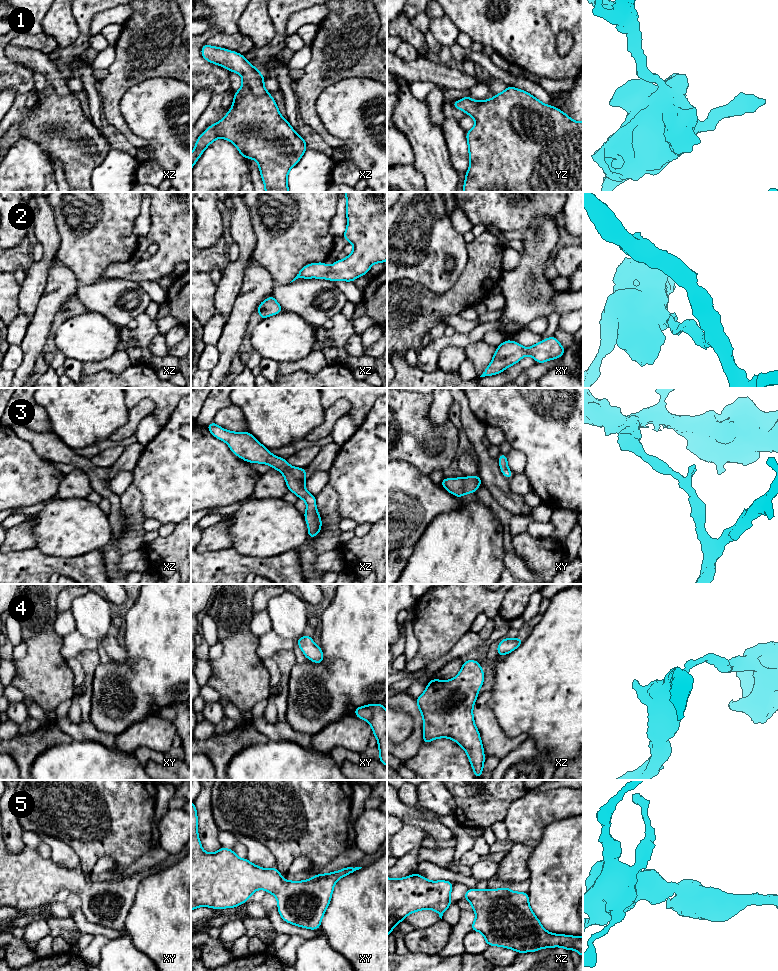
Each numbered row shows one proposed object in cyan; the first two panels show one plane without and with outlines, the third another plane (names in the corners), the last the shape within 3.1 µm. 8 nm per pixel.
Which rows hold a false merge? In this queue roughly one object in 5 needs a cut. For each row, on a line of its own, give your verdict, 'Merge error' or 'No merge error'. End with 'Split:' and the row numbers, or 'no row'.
1: No merge error
2: No merge error
3: No merge error
4: No merge error
5: No merge error
Split: no row

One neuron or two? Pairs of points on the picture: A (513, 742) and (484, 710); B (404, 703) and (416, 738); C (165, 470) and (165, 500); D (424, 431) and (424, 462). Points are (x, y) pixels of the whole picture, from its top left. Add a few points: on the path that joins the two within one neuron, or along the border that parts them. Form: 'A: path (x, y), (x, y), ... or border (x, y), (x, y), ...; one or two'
A: path (503, 740), (485, 720); one
B: path (413, 712), (417, 716), (417, 729); one
C: path (165, 477), (165, 493); one
D: path (417, 439), (417, 454); one

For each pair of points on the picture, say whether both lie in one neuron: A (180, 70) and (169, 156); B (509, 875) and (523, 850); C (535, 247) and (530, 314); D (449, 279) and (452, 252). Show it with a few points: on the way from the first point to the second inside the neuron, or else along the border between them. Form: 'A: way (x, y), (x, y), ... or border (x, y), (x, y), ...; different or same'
A: border (156, 77), (172, 77), (180, 81); different
B: way (512, 869), (518, 856); same
C: way (528, 264), (520, 276), (520, 297); same
D: way (456, 272), (457, 259); same

